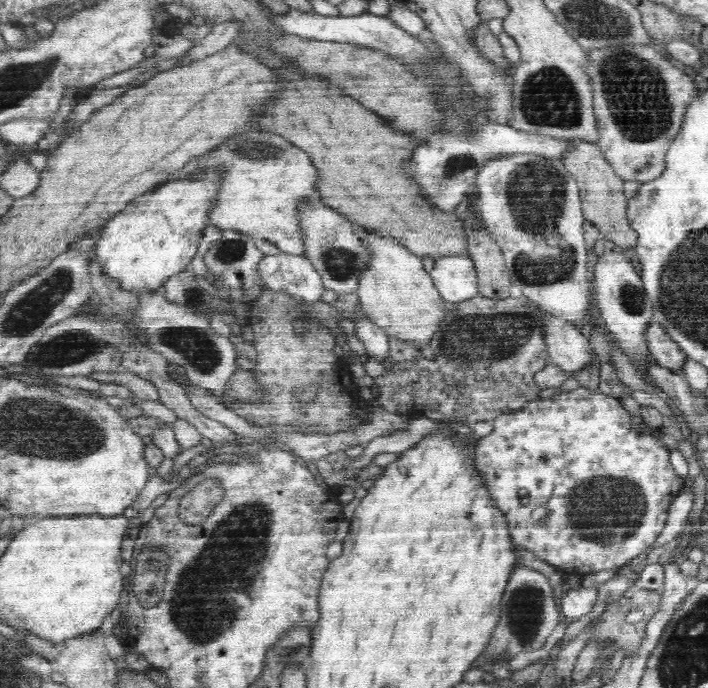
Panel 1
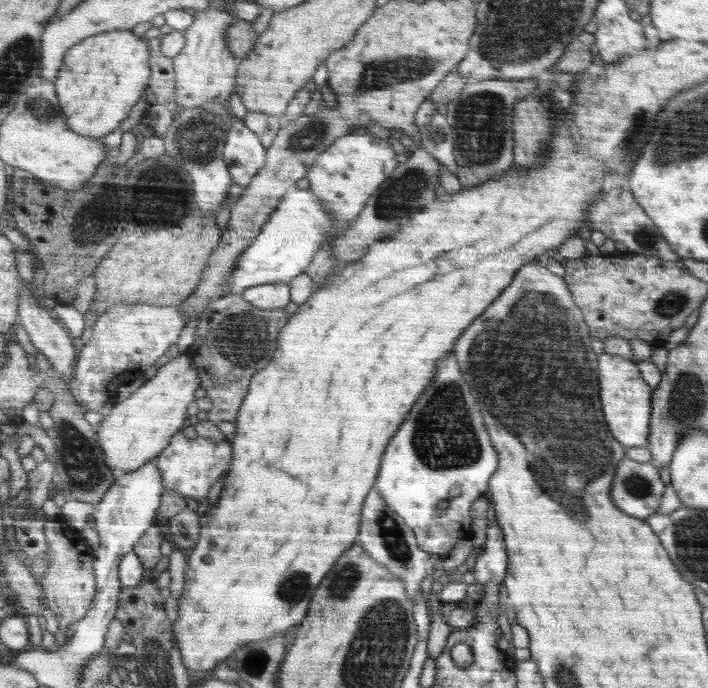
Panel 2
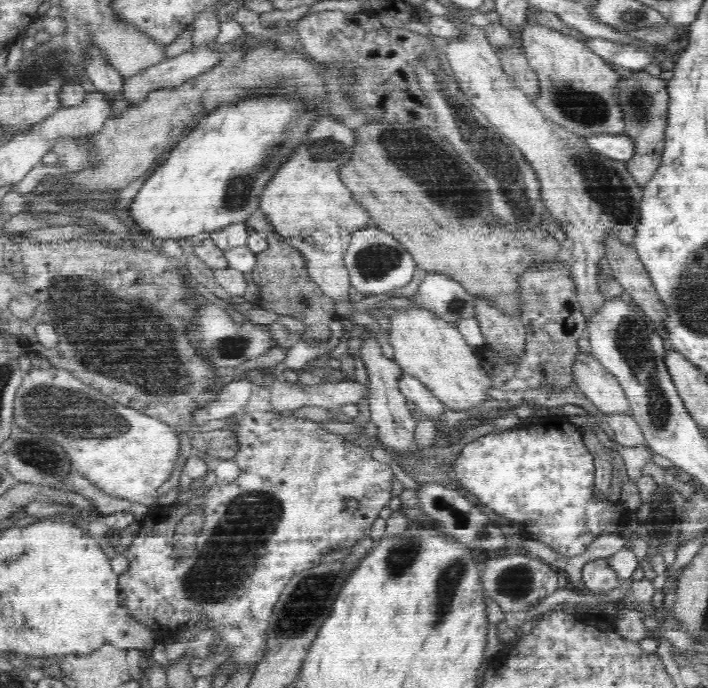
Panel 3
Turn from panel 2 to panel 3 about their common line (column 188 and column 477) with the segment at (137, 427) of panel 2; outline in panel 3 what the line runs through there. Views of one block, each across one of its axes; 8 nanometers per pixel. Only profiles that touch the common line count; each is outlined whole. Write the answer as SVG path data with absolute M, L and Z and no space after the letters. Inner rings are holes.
M411 305L408 309L394 311L389 318L390 330L383 337L392 346L394 360L403 372L418 379L444 405L456 412L494 400L487 396L489 388L493 387L492 377L482 367L480 356L466 344L457 327L444 323L430 311Z

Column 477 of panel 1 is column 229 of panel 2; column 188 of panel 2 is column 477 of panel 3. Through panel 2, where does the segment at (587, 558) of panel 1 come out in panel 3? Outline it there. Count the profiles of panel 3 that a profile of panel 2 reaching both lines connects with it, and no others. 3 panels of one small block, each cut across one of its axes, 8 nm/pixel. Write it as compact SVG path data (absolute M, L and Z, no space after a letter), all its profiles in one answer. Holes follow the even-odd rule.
M567 413L549 414L517 429L483 435L466 444L452 466L461 486L474 494L482 505L506 517L509 522L523 526L524 539L542 542L564 556L578 556L586 552L586 548L600 534L619 537L632 513L619 501L610 501L605 497L596 500L593 497L597 470L595 460L583 441L583 434L569 422Z

